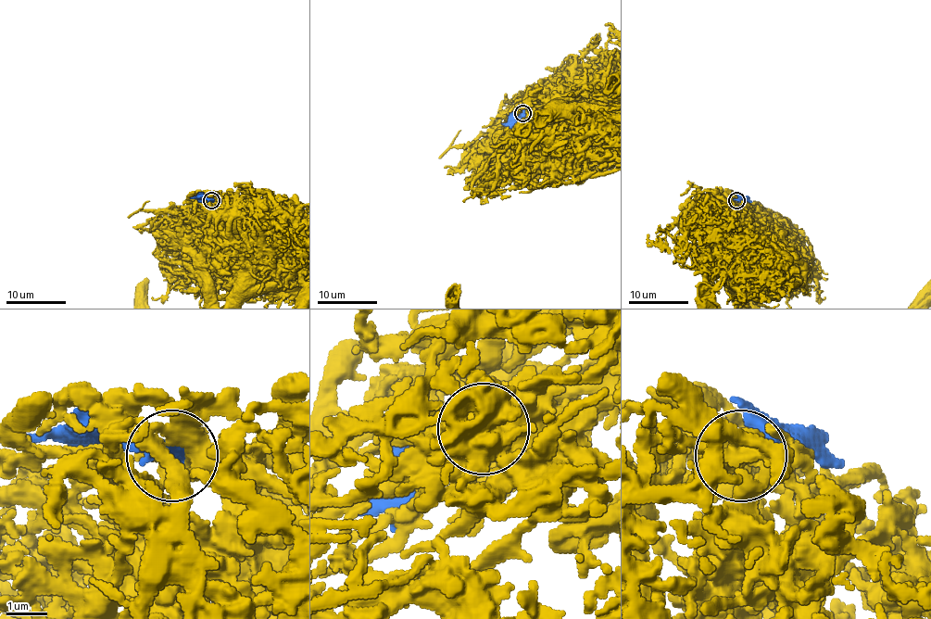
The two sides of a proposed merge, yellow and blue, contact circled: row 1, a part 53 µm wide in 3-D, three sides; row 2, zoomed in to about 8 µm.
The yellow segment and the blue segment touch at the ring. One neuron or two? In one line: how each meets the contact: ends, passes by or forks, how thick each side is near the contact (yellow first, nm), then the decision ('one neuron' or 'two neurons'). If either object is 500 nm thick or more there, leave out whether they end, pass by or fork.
calibres 260 and 500 nm; one neuron

